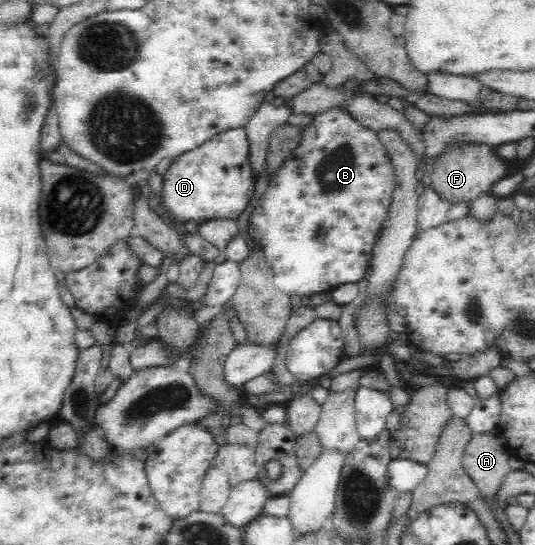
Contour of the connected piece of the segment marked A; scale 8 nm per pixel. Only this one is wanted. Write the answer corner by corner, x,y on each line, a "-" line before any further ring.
493,430
485,435
472,435
464,450
465,473
470,475
481,496
493,497
510,470
506,441

